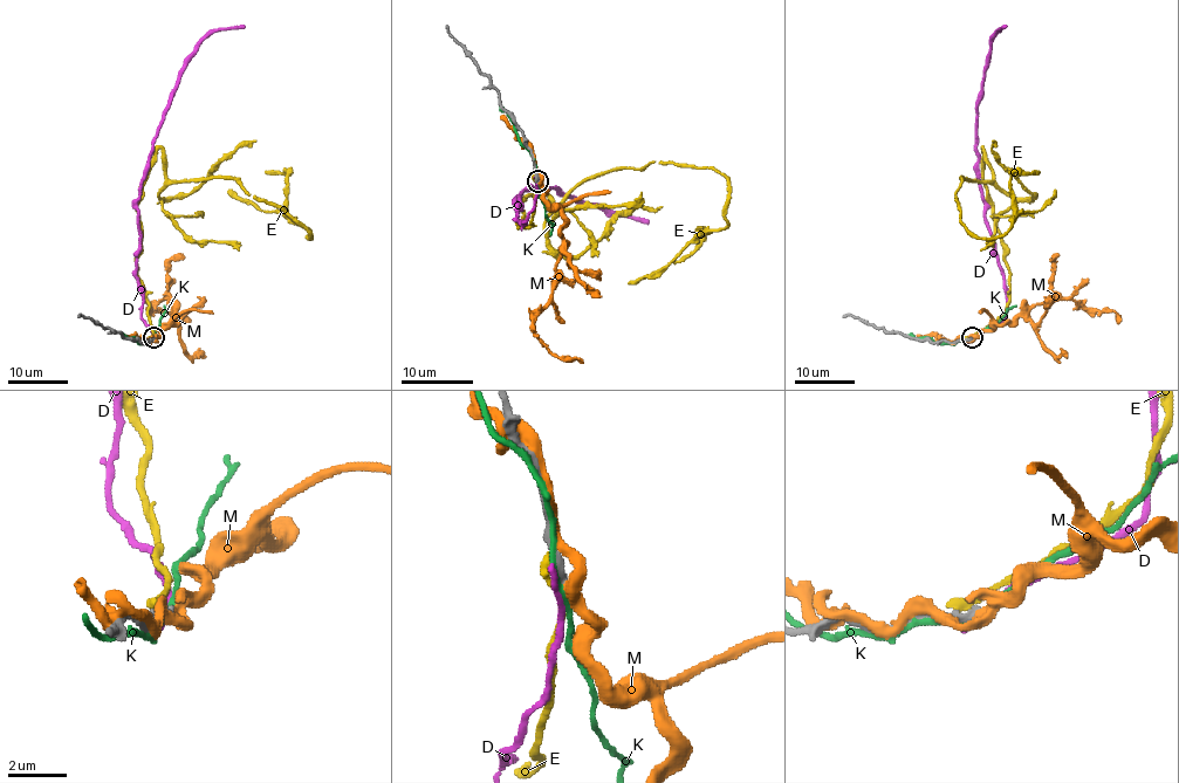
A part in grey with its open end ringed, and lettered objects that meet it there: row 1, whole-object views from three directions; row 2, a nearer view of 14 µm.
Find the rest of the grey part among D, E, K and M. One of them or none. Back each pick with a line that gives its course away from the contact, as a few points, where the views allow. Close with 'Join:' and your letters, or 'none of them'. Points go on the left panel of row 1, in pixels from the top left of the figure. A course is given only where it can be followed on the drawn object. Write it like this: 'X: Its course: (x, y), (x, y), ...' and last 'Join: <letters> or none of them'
Join: none of them

